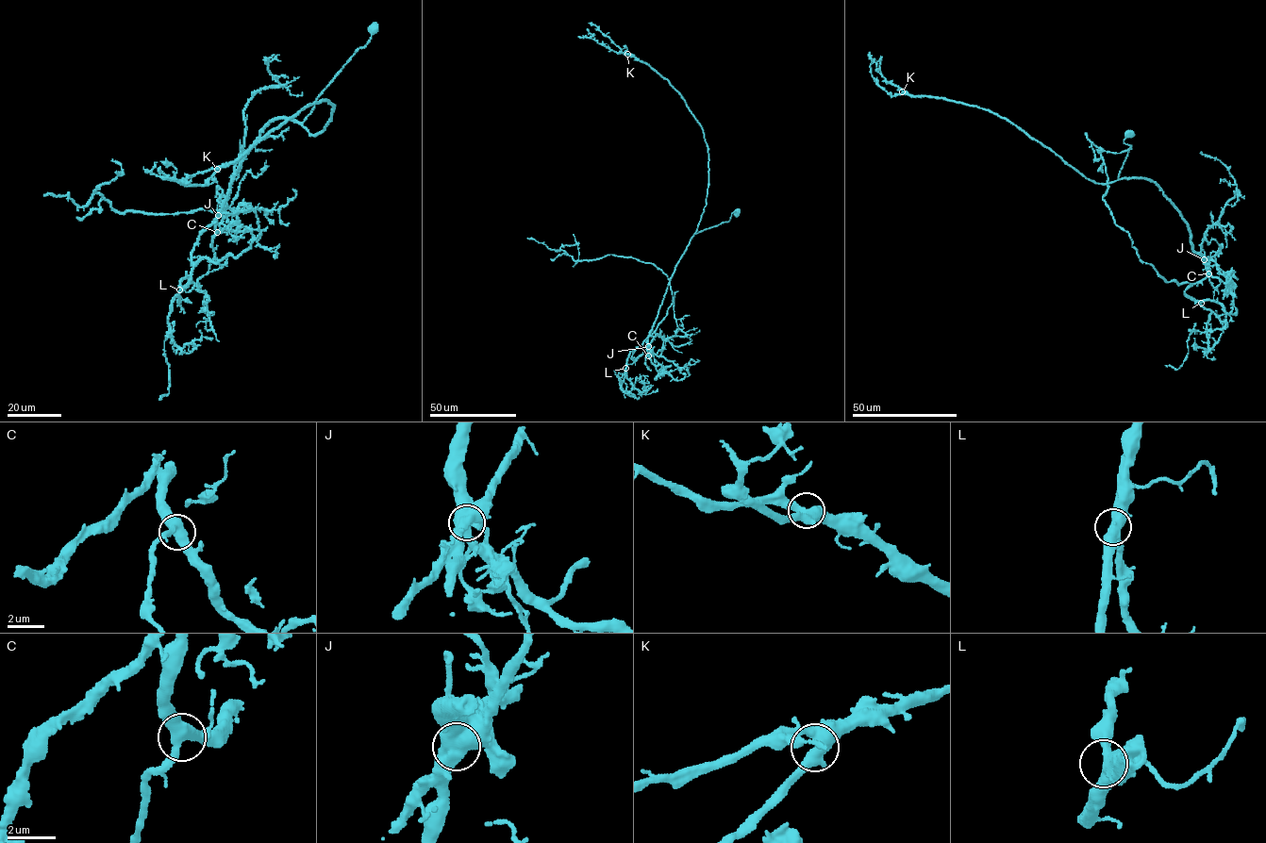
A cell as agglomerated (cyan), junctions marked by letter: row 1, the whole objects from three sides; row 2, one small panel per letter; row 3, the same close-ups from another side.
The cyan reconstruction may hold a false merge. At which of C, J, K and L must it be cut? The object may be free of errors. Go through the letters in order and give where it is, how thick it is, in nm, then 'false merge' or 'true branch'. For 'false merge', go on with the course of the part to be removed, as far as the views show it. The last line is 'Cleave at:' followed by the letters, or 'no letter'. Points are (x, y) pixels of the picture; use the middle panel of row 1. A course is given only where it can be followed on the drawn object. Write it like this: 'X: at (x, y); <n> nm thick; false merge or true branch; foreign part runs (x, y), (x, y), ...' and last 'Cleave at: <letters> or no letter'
C: at (648, 355); 480 nm thick; true branch
J: at (648, 346); 600 nm thick; false merge; foreign part runs (648, 346), (632, 358), (673, 301), (666, 274), (633, 257), (574, 260), (561, 247), (577, 245), (574, 267)
K: at (627, 54); 440 nm thick; true branch
L: at (625, 368); 480 nm thick; true branch
Cleave at: J

